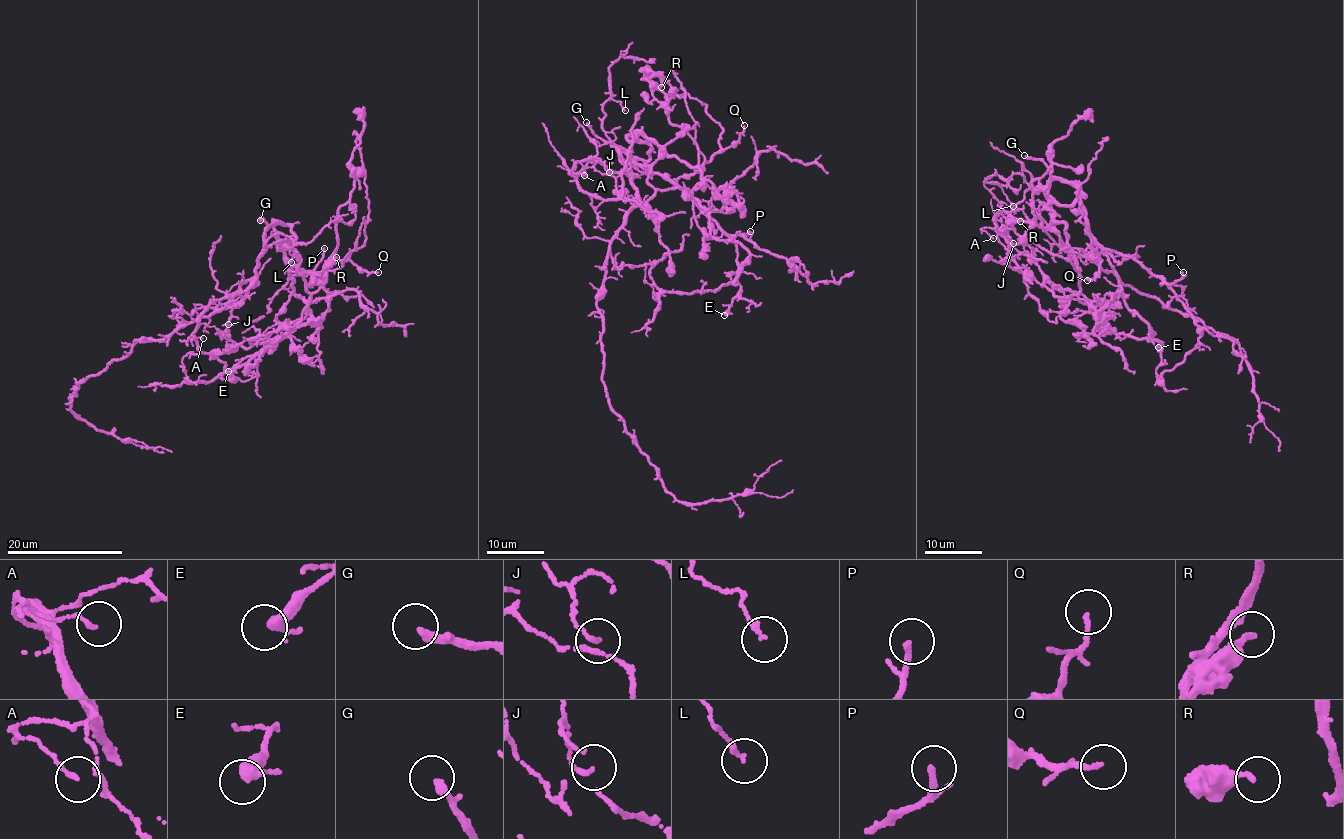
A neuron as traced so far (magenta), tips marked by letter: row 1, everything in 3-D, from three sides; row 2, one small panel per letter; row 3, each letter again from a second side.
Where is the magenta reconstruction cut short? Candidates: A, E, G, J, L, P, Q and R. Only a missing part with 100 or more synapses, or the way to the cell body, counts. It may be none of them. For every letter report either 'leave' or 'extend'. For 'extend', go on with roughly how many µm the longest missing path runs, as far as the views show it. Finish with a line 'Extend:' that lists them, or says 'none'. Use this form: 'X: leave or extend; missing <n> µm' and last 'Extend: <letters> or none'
A: leave
E: leave
G: extend; missing 60 µm
J: leave
L: leave
P: leave
Q: leave
R: leave
Extend: G

